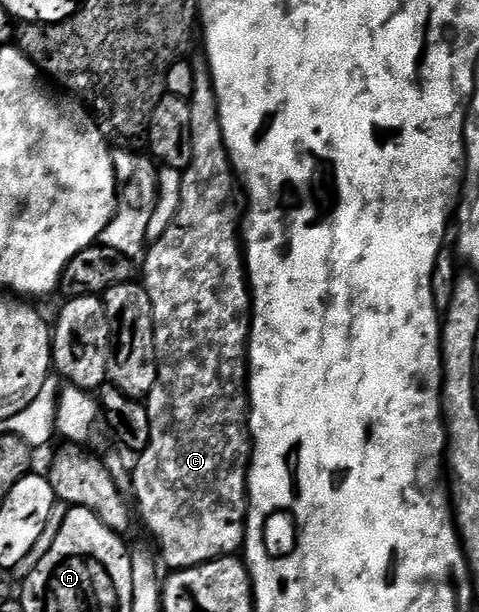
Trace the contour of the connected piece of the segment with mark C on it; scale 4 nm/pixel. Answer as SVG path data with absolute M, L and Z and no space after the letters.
M205 65L194 66L194 91L188 101L192 112L192 164L181 171L179 210L168 230L149 243L140 266L141 285L146 287L152 300L158 375L156 384L152 384L152 392L144 399L148 420L152 420L152 440L148 440L148 448L137 455L138 463L132 466L132 498L135 498L140 522L158 541L157 553L160 558L162 553L161 561L166 561L171 571L187 570L214 558L234 556L243 549L248 505L246 473L250 470L252 449L248 393L252 311L240 237L240 194L220 128L214 81Z

